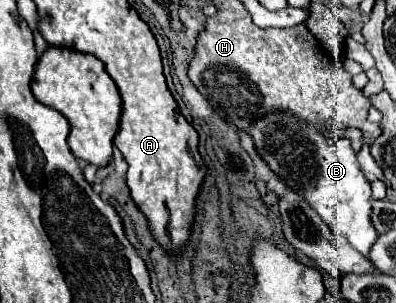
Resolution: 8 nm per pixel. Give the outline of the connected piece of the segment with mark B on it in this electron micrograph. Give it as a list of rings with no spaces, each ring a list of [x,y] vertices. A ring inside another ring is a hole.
[[[272,112],[254,120],[246,130],[256,146],[256,152],[270,166],[270,170],[302,200],[306,200],[320,218],[330,226],[332,234],[344,236],[358,252],[368,256],[378,240],[370,222],[370,182],[366,180],[348,138],[336,138],[334,144],[328,136],[314,126],[296,118],[292,112]]]

